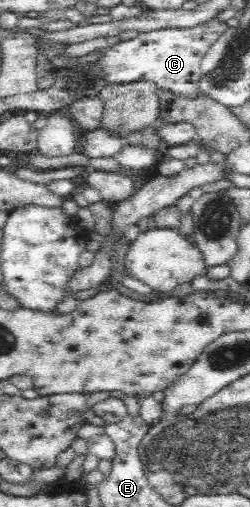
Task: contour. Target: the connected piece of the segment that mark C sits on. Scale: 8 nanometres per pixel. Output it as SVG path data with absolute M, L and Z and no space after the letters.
M215 16L195 26L139 33L134 39L103 50L105 56L98 60L97 64L102 66L106 80L110 84L148 81L154 83L157 89L186 98L195 98L199 94L201 58L207 54L211 43L214 43L228 28L227 21L221 21Z

